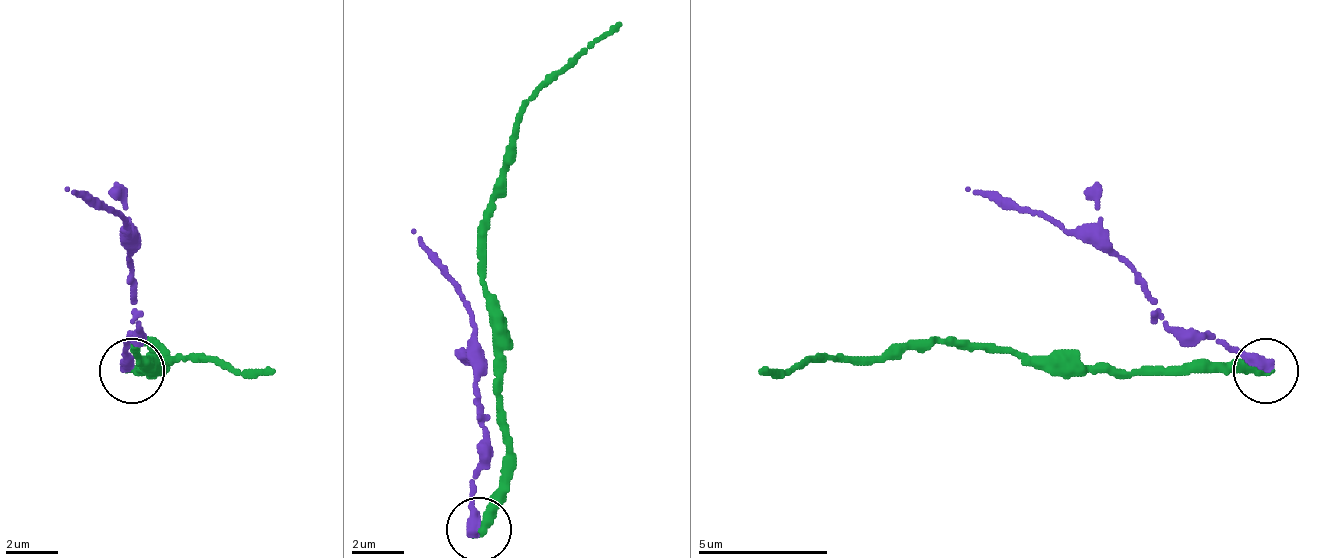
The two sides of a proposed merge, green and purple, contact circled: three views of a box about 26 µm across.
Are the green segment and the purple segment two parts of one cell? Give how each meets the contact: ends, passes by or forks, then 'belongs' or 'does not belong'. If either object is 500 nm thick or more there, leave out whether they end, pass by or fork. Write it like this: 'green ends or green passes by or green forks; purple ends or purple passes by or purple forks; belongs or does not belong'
green ends; purple ends; does not belong

